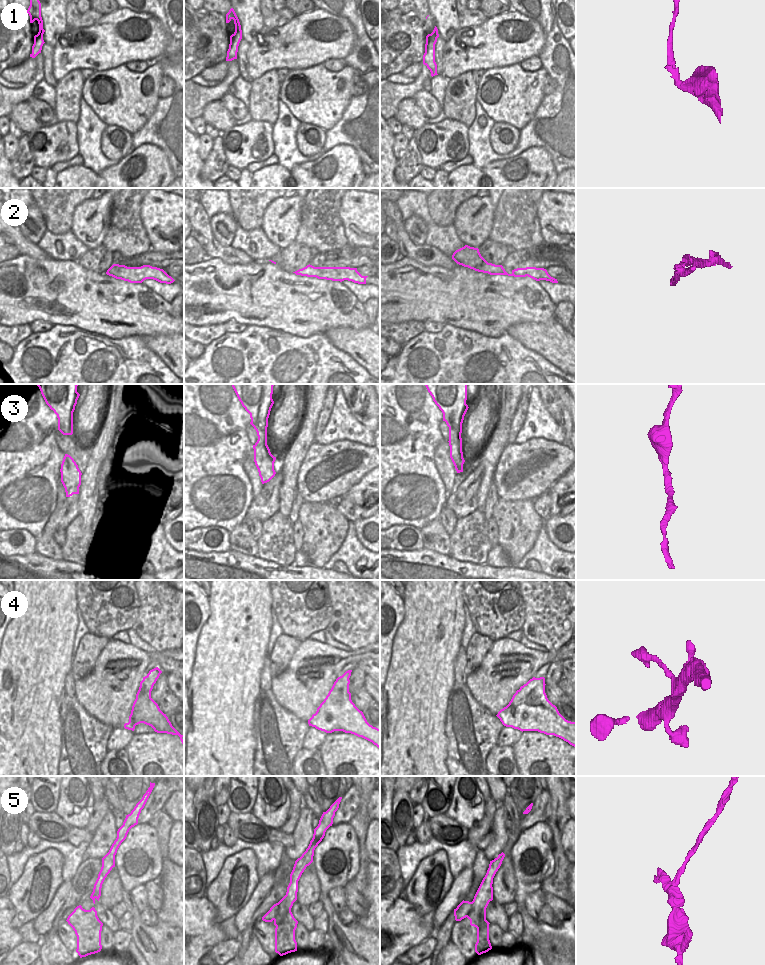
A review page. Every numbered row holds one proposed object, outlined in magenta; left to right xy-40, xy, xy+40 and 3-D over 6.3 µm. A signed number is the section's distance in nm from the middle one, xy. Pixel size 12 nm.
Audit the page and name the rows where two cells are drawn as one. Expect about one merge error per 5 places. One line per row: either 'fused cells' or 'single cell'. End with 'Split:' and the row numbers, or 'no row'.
1: single cell
2: single cell
3: single cell
4: single cell
5: fused cells
Split: 5

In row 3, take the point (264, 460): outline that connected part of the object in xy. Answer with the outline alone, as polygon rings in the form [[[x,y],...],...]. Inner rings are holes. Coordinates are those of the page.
[[[231,384],[239,401],[250,414],[250,424],[257,432],[258,440],[253,445],[254,462],[262,484],[269,482],[276,474],[274,457],[267,445],[267,427],[274,384]]]

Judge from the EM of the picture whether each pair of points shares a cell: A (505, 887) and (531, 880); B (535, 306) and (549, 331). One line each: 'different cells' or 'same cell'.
A: different cells
B: different cells

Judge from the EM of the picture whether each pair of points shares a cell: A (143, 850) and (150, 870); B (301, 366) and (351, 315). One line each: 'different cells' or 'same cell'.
A: same cell
B: different cells

